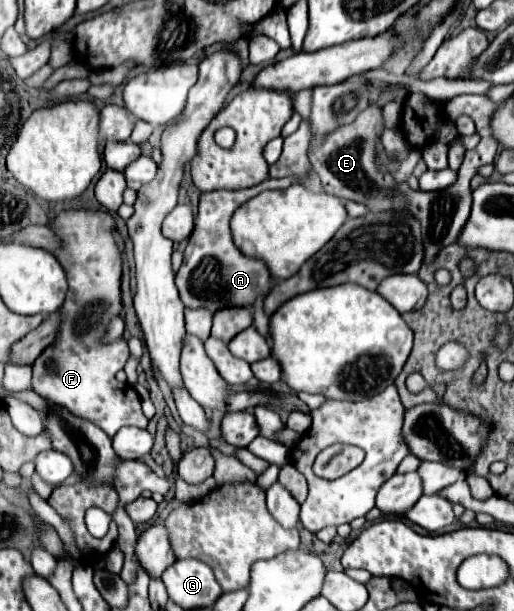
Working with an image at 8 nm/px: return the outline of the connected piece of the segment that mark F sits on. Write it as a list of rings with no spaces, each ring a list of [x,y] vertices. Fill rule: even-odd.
[[[63,210],[49,222],[49,228],[61,238],[61,250],[53,254],[67,274],[69,292],[59,310],[61,330],[55,342],[47,346],[33,364],[33,390],[47,402],[65,406],[71,414],[101,426],[109,438],[123,426],[147,428],[149,420],[141,410],[137,390],[115,378],[129,358],[127,340],[103,342],[109,322],[123,312],[123,260],[113,238],[115,220],[103,210]]]

